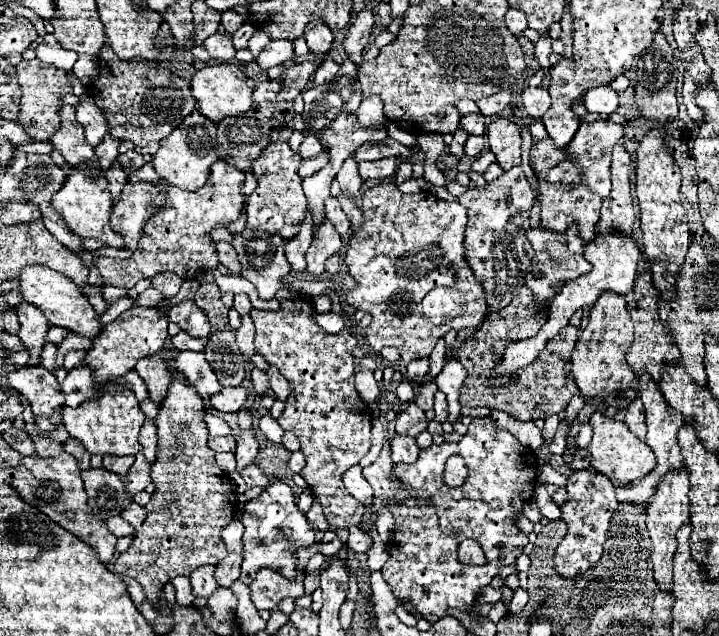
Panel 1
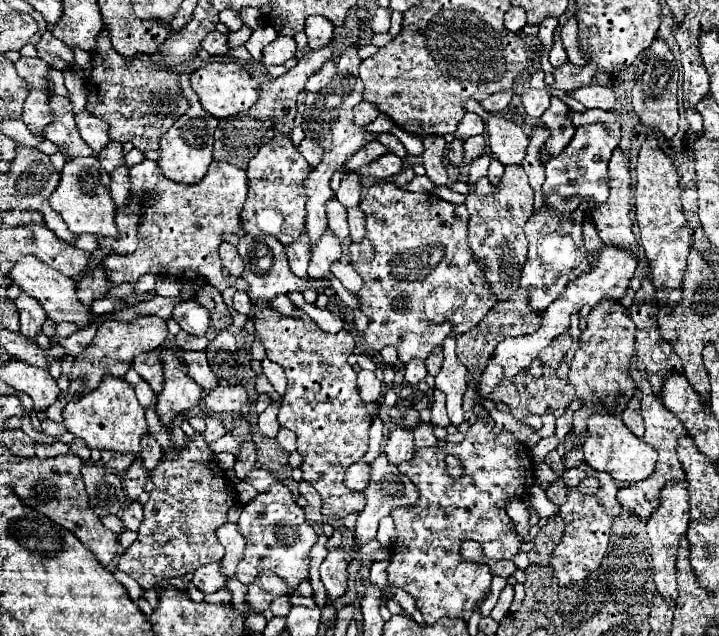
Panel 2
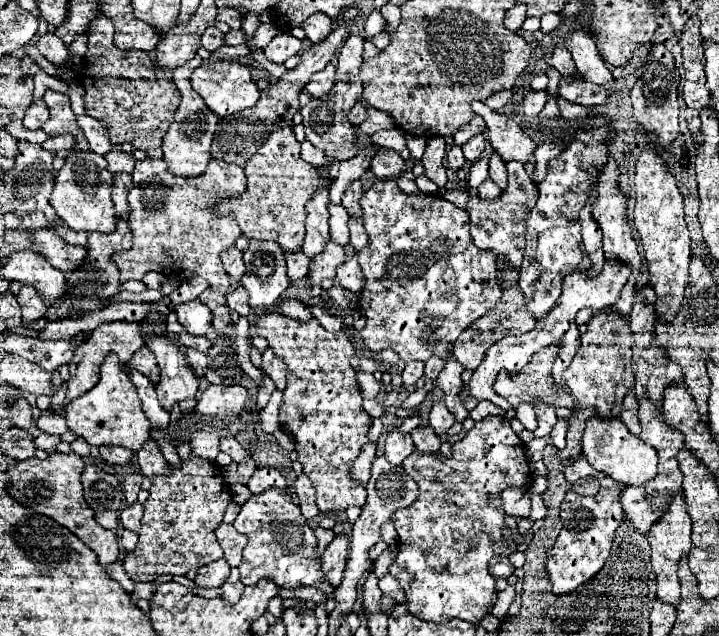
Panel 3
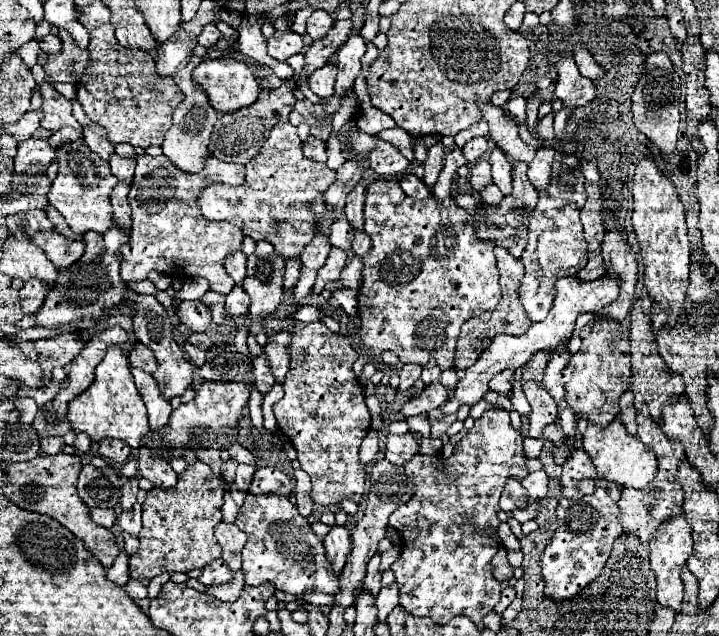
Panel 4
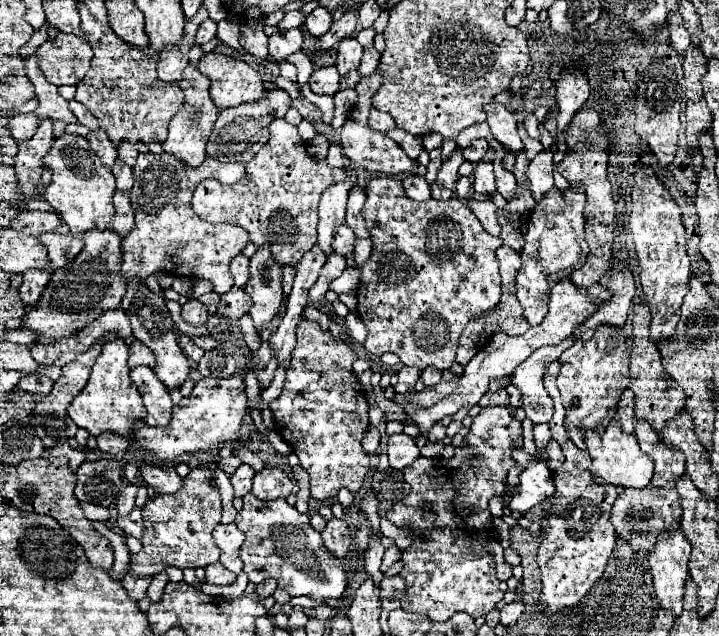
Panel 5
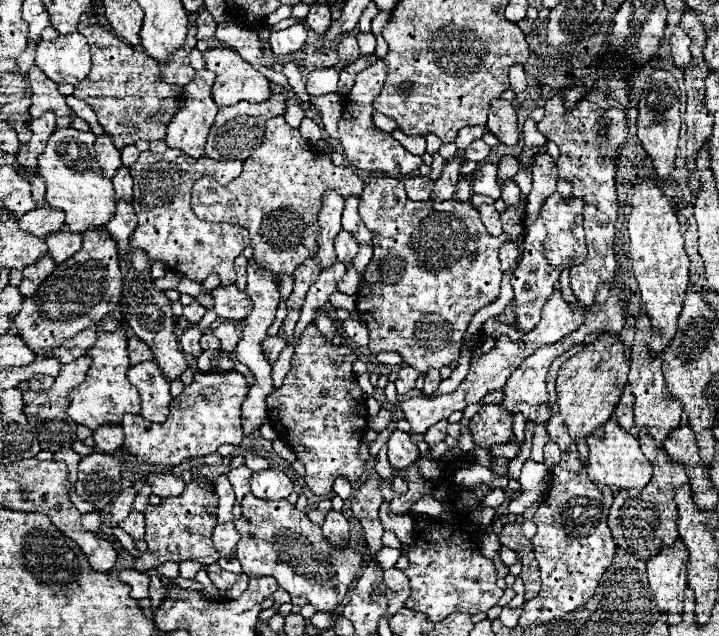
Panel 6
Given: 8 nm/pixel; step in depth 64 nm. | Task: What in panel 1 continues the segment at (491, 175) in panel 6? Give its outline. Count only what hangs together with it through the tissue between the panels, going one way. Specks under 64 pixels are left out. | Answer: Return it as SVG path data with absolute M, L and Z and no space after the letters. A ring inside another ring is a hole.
M486 150L484 154L480 154L480 156L476 158L476 162L472 164L472 170L482 174L482 172L484 172L484 170L486 170L486 168L492 164L492 162L496 162L496 156L494 156L490 150Z

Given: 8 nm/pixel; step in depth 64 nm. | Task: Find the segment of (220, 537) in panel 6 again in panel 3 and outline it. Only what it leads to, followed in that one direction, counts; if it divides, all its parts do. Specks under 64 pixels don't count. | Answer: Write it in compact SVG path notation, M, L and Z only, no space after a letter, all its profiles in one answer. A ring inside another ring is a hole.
M220 524L216 530L216 538L224 550L224 560L228 562L230 568L238 566L242 560L242 550L246 546L246 536L240 534L232 524Z

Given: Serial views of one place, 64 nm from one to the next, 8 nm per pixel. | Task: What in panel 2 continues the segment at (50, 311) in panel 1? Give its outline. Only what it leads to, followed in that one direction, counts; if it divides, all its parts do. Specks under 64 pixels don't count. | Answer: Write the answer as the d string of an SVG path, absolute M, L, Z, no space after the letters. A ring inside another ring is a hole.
M26 256L24 260L20 260L20 264L16 264L16 268L12 268L10 272L10 280L14 280L14 284L18 284L30 298L38 300L46 312L46 316L52 322L72 322L78 328L86 328L92 322L92 312L88 306L80 304L78 296L76 296L76 284L72 278L64 276L62 272L56 272L52 268L48 268L44 262L36 260L34 256Z

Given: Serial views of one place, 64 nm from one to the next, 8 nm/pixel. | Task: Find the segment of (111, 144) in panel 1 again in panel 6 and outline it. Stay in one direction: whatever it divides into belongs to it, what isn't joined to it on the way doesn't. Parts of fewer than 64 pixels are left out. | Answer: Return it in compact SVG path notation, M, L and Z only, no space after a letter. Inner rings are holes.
M128 166L118 168L112 182L114 182L114 190L116 190L116 200L132 202L132 176L130 176Z

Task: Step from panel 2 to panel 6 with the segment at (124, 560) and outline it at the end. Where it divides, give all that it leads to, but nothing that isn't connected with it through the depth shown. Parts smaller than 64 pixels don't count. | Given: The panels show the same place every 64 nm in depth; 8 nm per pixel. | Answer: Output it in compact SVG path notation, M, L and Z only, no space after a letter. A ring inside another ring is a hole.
M194 474L192 482L186 484L184 492L178 498L164 498L160 500L160 504L156 506L148 506L144 510L146 516L146 552L140 554L138 558L134 558L134 568L138 572L148 572L152 568L158 568L164 562L186 562L186 560L194 560L200 562L202 566L210 566L214 562L218 562L218 552L212 544L212 530L218 524L216 514L218 510L214 510L212 514L206 512L208 506L218 506L218 496L216 492L204 490L198 484L198 478L204 478L204 474Z

